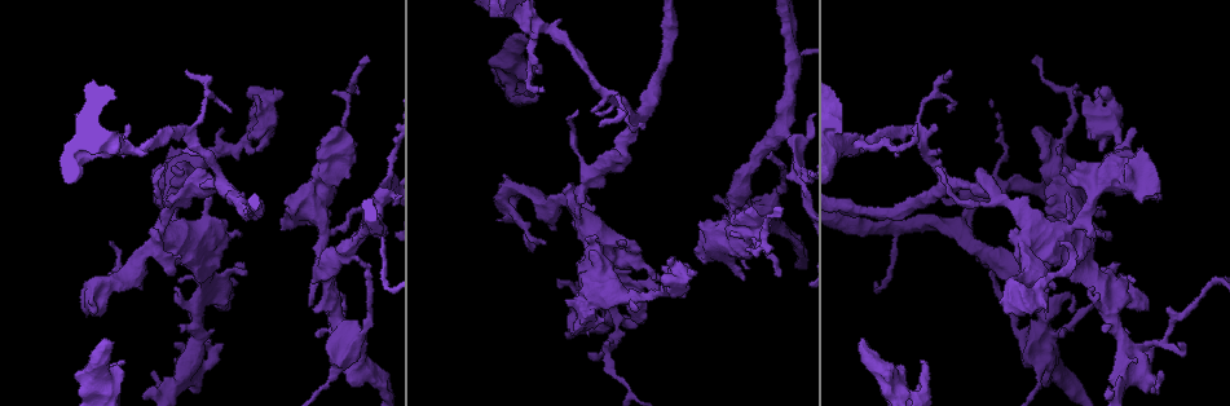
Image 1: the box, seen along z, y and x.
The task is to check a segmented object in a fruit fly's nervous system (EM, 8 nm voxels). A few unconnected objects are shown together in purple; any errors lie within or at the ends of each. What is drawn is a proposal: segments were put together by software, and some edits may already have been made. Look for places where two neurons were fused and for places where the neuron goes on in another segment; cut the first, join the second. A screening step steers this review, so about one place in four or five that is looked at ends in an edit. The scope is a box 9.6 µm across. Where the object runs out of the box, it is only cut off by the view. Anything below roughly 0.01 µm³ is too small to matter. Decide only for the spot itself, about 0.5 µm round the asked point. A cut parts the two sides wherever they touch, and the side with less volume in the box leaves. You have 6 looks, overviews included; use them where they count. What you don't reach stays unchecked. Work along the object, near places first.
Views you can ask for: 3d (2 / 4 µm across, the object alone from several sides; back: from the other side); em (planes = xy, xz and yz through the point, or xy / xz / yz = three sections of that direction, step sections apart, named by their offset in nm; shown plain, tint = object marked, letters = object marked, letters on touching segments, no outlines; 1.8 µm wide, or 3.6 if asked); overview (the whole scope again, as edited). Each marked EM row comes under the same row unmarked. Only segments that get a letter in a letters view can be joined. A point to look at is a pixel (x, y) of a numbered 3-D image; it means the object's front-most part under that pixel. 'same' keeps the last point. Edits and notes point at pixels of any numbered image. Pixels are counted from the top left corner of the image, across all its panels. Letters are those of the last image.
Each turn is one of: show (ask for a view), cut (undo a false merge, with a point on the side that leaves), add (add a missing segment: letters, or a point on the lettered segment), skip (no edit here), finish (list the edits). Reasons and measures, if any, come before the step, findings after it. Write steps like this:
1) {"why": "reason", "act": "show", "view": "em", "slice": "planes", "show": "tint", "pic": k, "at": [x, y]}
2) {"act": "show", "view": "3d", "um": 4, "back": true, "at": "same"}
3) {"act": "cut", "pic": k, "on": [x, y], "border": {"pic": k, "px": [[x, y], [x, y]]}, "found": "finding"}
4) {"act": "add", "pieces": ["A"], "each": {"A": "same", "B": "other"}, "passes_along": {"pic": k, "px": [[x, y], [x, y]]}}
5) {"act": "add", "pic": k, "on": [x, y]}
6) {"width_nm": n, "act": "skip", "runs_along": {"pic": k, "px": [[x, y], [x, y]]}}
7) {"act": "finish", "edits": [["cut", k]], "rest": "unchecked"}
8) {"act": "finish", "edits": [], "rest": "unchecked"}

{"why": "branch stops here", "act": "show", "view": "3d", "um": 2, "pic": 1, "at": [379, 238]}

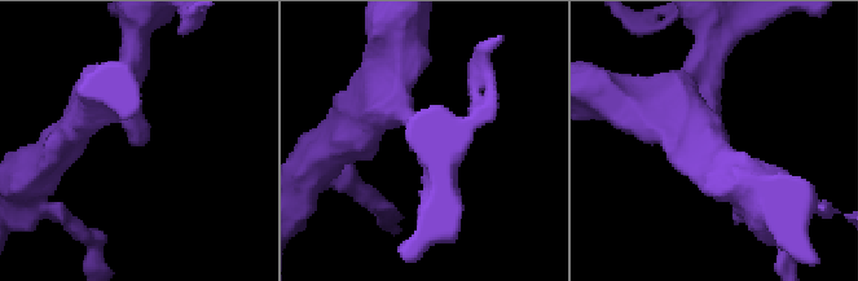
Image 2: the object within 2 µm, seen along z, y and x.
{"arm_widths_nm": [200, 320], "act": "show", "view": "em", "slice": "yz", "step": 16, "show": "letters", "pic": 2, "at": [137, 141]}

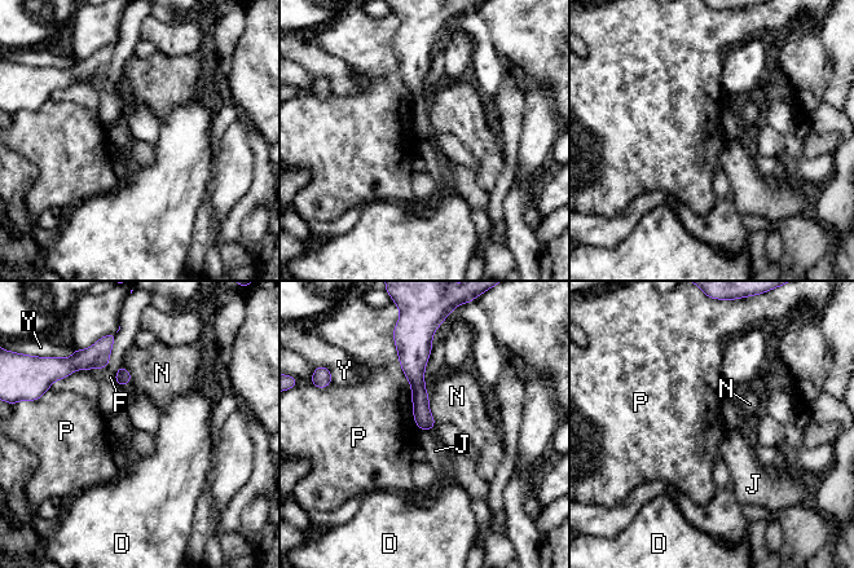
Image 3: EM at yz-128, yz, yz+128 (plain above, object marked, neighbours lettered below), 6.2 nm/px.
{"act": "skip", "each": {"D": "other", "F": "other", "J": "other", "N": "other", "P": "other", "Y": "other"}, "runs_along": {"pic": 3, "px": [[418, 348], [421, 413], [430, 426]]}, "found": "no lettered segment goes on from it"}

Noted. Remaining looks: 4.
{"why": "thick turns thin", "act": "show", "view": "em", "um": 3.6, "slice": "planes", "show": "letters", "pic": 1, "at": [1038, 380]}

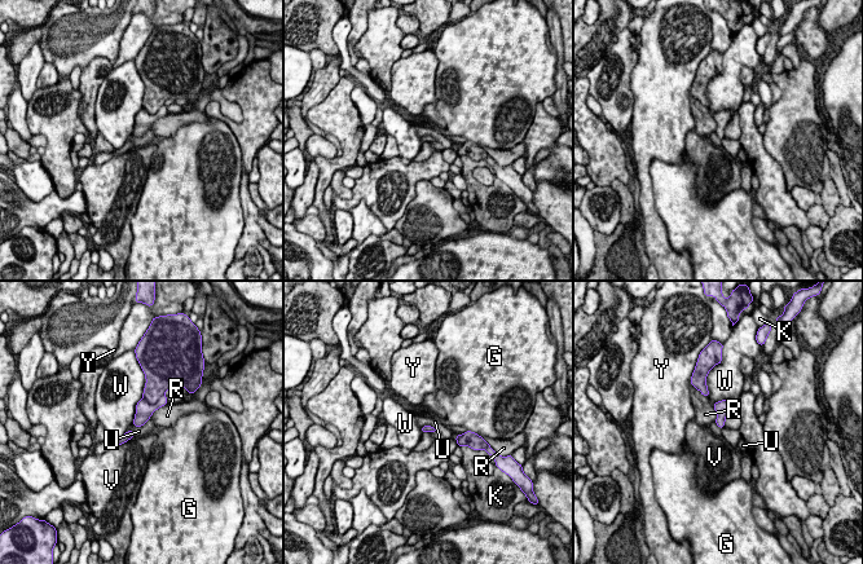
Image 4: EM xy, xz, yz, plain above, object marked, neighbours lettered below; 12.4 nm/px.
{"longest_contact_nm": ["W", 550], "act": "cut", "pic": 4, "on": [144, 409], "each": {"G": "other", "K": "other", "R": "other", "U": "other", "V": "other", "W": "other", "Y": "other"}, "border": {"pic": 4, "px": [[163, 395], [155, 402], [144, 399]]}, "found": "two neurons meet here"}

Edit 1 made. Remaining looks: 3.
{"why": "branch stops here", "act": "show", "view": "3d", "um": 4, "pic": 1, "at": [122, 360]}

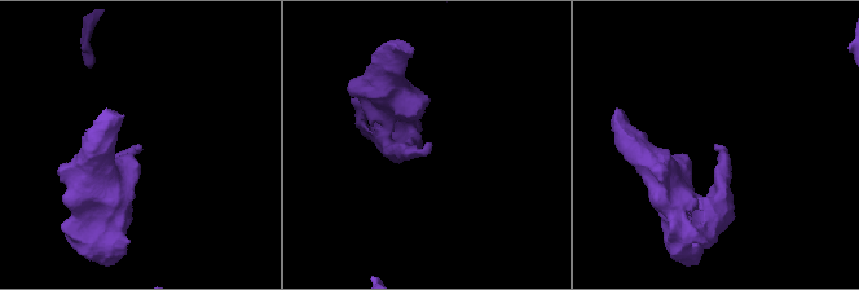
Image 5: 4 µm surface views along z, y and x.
{"why": "need the tissue", "act": "show", "view": "em", "slice": "planes", "show": "letters", "pic": 5, "at": [428, 145]}

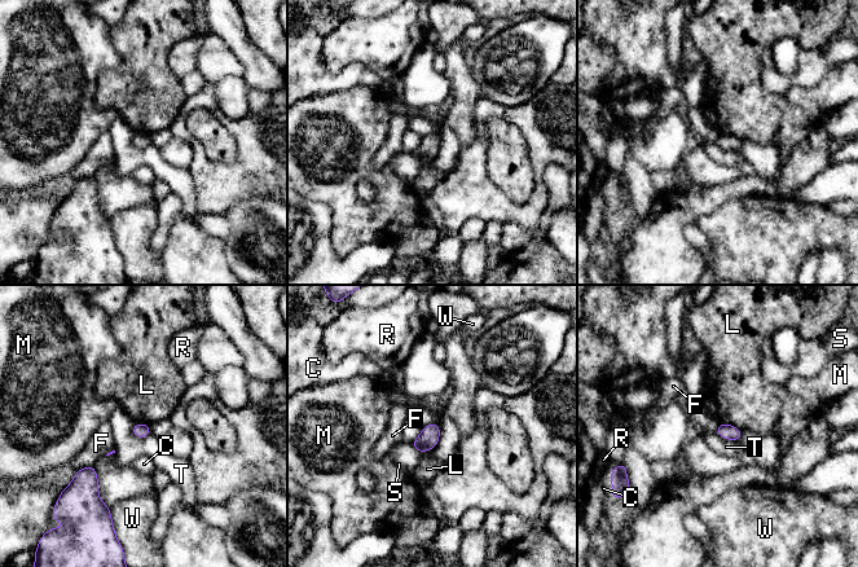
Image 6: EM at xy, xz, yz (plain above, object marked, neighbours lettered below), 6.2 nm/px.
{"act": "skip", "each": {"C": "other", "F": "other", "L": "other", "M": "other", "R": "other", "S": "other", "T": "other", "W": "other"}, "border": {"pic": 6, "px": [[131, 429], [136, 436], [150, 433]]}, "found": "no lettered segment goes on from it"}

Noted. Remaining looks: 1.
{"act": "finish", "edits": [["cut", 4]], "rest": "unchecked"}

